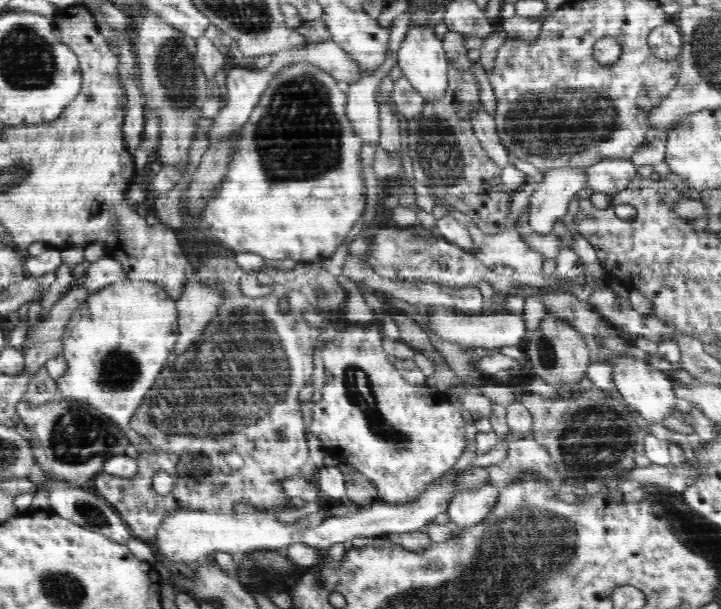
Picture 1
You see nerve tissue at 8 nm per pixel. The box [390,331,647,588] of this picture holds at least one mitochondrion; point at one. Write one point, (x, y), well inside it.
(590, 444)

